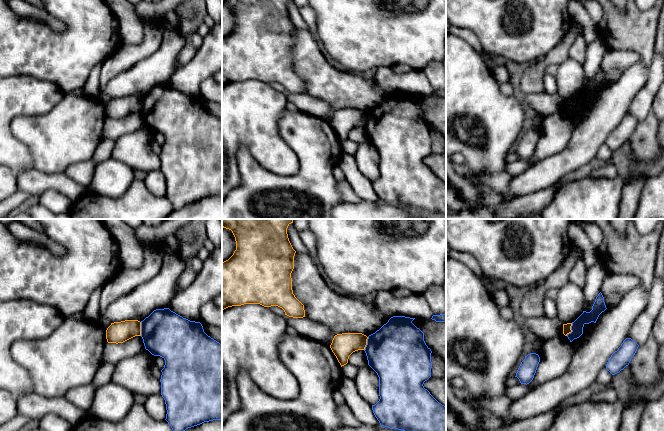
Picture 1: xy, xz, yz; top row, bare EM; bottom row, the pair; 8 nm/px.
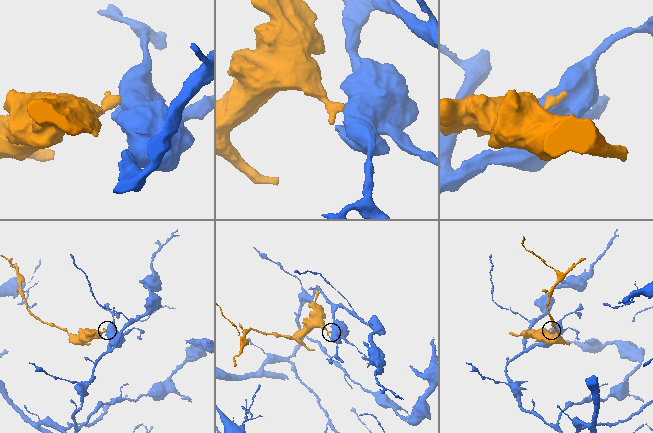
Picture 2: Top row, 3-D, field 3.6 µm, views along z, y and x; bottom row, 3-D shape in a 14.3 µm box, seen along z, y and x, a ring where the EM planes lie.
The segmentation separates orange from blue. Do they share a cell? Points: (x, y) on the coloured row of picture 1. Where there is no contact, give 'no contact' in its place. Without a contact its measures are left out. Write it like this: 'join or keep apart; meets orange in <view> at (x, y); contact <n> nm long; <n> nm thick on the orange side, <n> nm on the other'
keep apart; meets orange in yz at (571, 330); contact 120 nm long; 60 nm thick on the orange side, 100 nm on the other

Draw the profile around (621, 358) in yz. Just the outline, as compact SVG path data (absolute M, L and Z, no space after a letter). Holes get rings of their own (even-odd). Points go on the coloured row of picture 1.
M626 338L621 346L609 358L606 369L615 375L629 365L639 345L631 338Z

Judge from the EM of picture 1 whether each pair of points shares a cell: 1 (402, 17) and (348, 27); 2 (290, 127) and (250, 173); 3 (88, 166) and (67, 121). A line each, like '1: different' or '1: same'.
1: same
2: same
3: different

